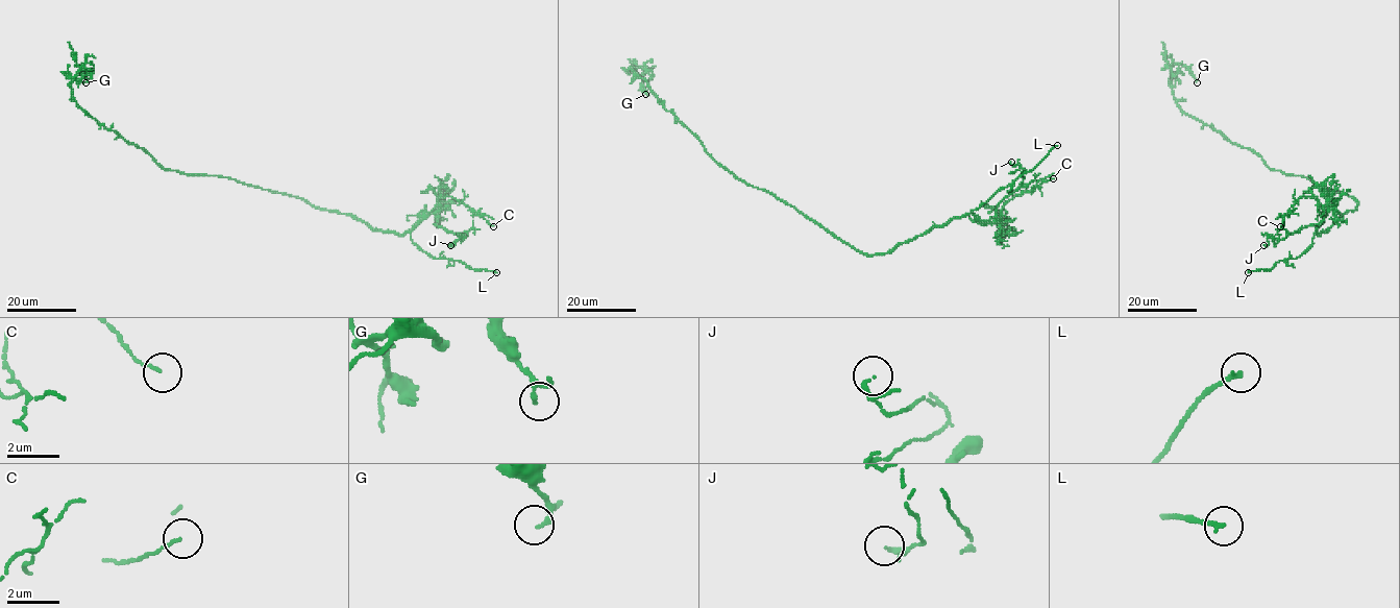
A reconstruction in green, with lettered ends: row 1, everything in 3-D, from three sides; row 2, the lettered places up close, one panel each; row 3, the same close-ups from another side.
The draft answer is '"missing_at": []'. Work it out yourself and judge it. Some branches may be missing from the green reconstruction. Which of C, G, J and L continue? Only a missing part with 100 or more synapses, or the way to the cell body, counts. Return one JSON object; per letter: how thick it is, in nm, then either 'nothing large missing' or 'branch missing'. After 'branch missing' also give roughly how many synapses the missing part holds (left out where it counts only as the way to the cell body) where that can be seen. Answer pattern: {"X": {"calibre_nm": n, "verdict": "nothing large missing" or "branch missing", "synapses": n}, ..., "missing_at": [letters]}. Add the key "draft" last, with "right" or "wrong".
{"C": {"calibre_nm": 90, "verdict": "nothing large missing"}, "G": {"calibre_nm": 110, "verdict": "nothing large missing"}, "J": {"calibre_nm": 110, "verdict": "nothing large missing"}, "L": {"calibre_nm": 180, "verdict": "branch missing"}, "missing_at": ["L"], "draft": "wrong"}

